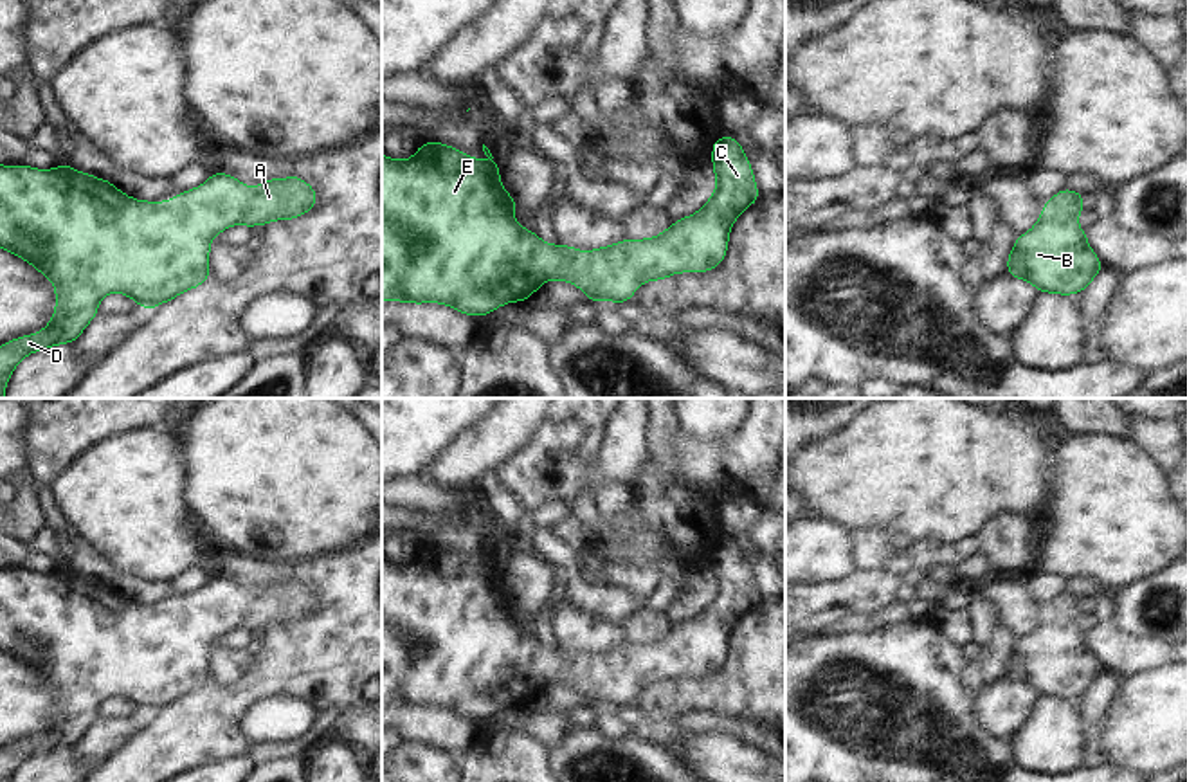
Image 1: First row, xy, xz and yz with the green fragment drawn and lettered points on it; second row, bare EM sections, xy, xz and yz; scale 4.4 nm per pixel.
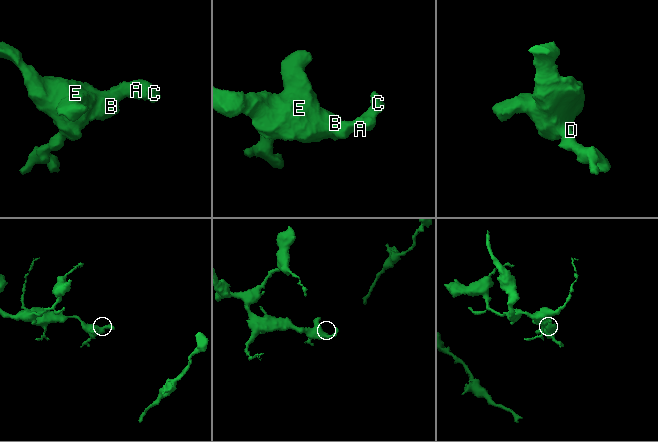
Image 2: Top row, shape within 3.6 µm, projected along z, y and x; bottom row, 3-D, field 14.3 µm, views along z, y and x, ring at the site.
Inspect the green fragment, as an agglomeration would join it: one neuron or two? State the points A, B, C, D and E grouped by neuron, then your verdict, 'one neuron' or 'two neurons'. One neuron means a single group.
A B C D E | one neuron

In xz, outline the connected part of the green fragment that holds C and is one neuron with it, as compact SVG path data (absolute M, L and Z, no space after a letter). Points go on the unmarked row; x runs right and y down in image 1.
M722 539L711 548L717 593L699 616L652 643L621 643L584 658L575 650L548 649L513 623L517 607L501 589L499 566L485 548L483 555L488 566L439 546L420 548L409 564L382 559L382 705L436 705L483 721L504 706L526 705L548 683L564 683L578 688L594 708L603 703L620 708L632 703L639 687L719 670L731 627L760 604L742 550Z

